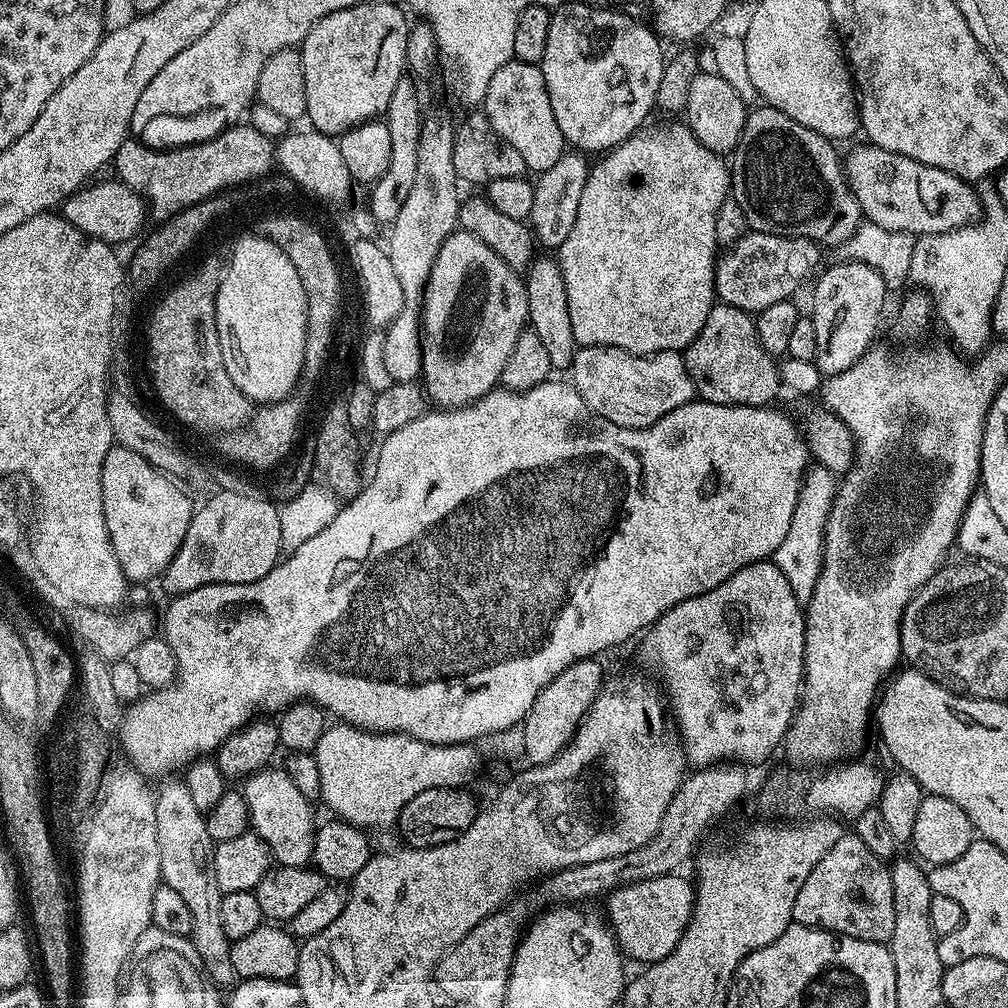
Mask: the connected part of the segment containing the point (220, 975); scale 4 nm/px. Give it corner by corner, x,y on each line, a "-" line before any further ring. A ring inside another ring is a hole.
176,778
164,783
155,793
156,835
160,852
160,875
163,883
181,896
190,910
192,933
190,939
204,963
209,978
217,986
232,986
238,977
230,962
231,943
222,934
222,895
212,872
212,849
214,841
209,838
207,819
191,799
190,790

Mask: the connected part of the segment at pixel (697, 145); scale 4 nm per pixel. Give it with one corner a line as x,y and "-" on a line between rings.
687,123
672,124
669,128
645,127
635,132
629,140
624,140
617,148
611,149
597,164
591,165
586,178
586,190
582,190
582,199
578,202
578,218
574,226
558,249
558,259
562,278
566,282
566,302
570,306
570,322
574,326
574,338
579,347
614,346
626,350
635,356
653,356
655,352
677,352
688,347
690,342
702,330
717,299
715,288
715,270
718,257
716,239
716,215
724,200
730,196
730,168
719,155
709,152
702,142
689,130

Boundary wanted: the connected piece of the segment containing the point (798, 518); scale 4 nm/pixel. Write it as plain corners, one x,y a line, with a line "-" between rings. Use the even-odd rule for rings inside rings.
819,466
809,467
800,483
798,506
794,506
794,518
790,518
790,530
786,530
786,538
782,538
782,546
778,546
774,562
782,574
786,574
786,582
790,582
790,590
801,602
807,602
814,594
814,586
818,582
820,567
824,561
824,527
832,509
838,487
837,473

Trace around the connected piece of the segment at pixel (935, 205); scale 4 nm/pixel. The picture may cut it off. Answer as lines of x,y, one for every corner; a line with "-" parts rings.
863,142
852,148
843,157
844,177
848,179
850,190
858,204
863,219
869,224
877,224
886,230
911,232
913,236
929,236
952,232
955,228
965,228
980,219
982,209
977,189
971,183
946,170
938,170
934,166
926,166
914,158
906,158
902,154
894,154
890,150
878,147
871,142

